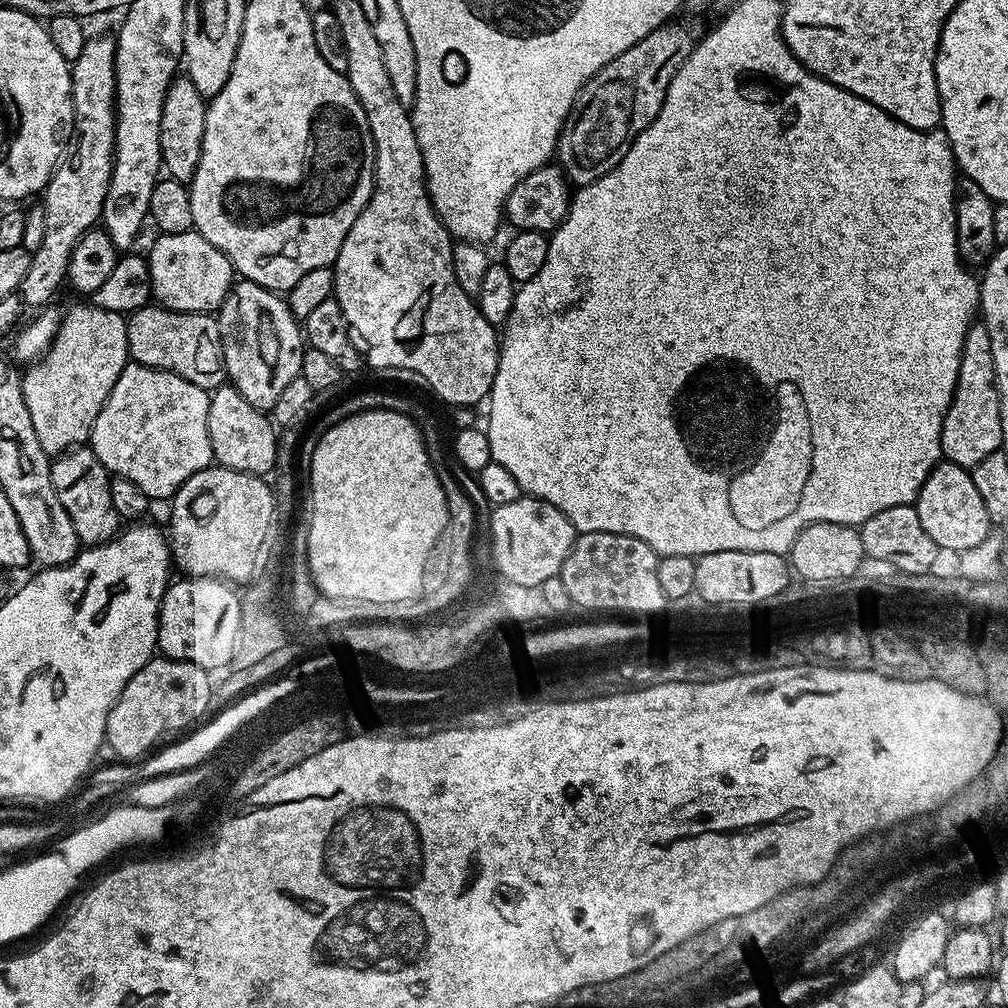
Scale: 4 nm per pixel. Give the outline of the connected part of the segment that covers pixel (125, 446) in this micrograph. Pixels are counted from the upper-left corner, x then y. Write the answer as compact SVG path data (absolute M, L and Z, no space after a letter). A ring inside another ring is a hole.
M129 362L122 374L118 374L118 382L114 382L94 422L90 437L91 450L108 473L134 482L134 486L138 486L138 490L142 490L142 494L146 494L149 501L171 501L177 490L191 476L213 463L208 433L209 399L209 389L194 386L194 382L186 382L186 378L178 374Z

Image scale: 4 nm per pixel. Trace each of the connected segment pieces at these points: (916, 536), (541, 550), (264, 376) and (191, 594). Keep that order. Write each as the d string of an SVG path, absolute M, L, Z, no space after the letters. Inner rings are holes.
M911 503L902 506L890 506L890 510L878 510L874 518L866 518L866 522L859 525L864 555L869 561L877 560L880 564L889 564L892 568L897 568L900 572L905 572L909 578L922 576L933 571L936 559L942 556L942 549L936 545L934 538L922 530L922 522L918 518L918 510Z
M521 495L519 500L509 502L507 506L492 508L492 517L488 520L488 536L492 539L490 560L506 558L558 558L570 554L577 538L575 526L550 502L536 496Z
M246 279L233 283L228 297L224 299L218 310L218 319L222 338L222 354L224 355L224 371L231 387L236 388L238 394L242 394L246 402L250 402L250 406L254 406L259 412L267 413L274 406L274 402L278 402L282 389L294 377L300 375L302 358L306 349L301 321L288 311L283 295L271 292L269 288L263 288Z
M193 576L191 578L173 579L160 603L156 647L161 657L170 660L190 662L199 668L215 670L233 663L236 645L241 639L240 613L242 600L236 597L237 589L231 583L215 579L211 576Z

